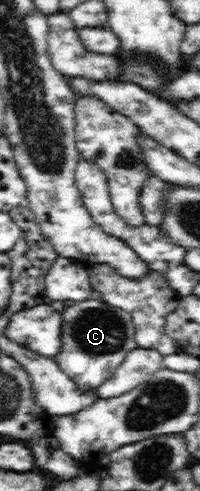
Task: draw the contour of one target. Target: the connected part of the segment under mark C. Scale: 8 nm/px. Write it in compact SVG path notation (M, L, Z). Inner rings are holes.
M84 300L62 312L62 349L53 356L62 372L70 375L80 391L96 391L111 378L128 352L138 348L131 315L105 301Z

